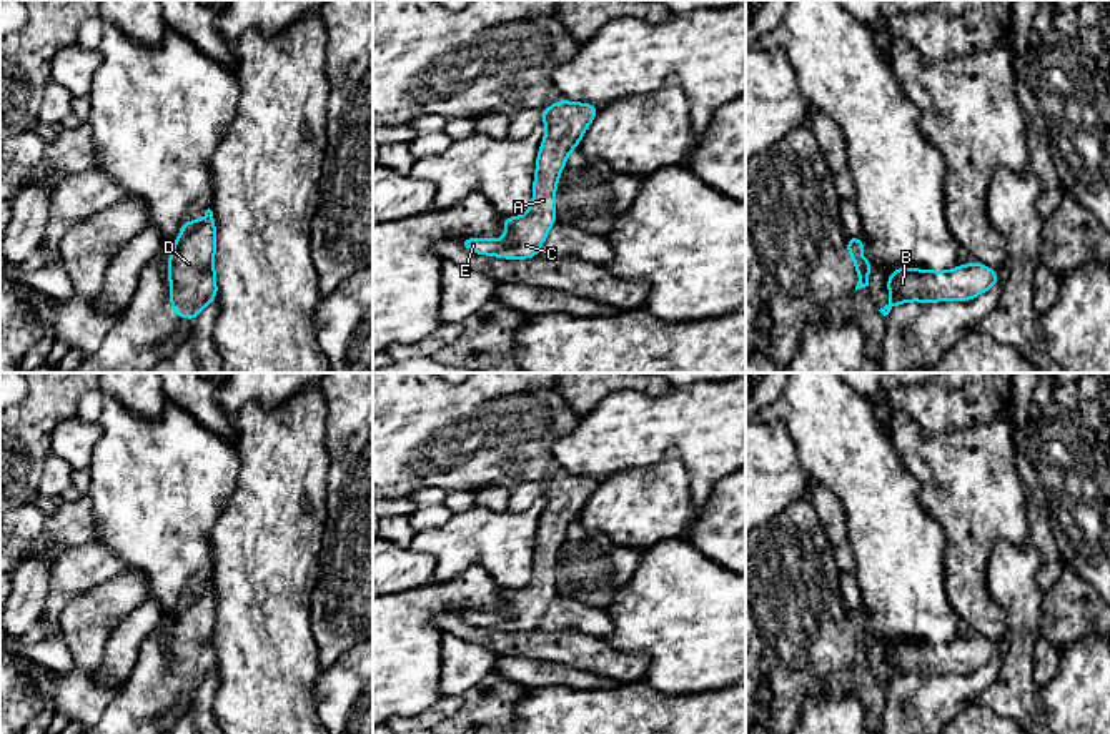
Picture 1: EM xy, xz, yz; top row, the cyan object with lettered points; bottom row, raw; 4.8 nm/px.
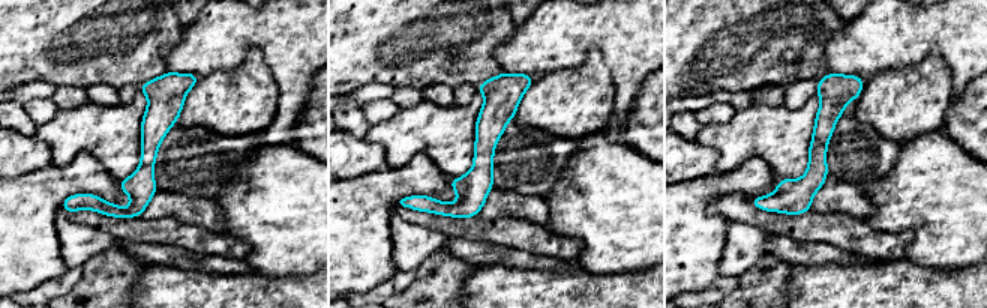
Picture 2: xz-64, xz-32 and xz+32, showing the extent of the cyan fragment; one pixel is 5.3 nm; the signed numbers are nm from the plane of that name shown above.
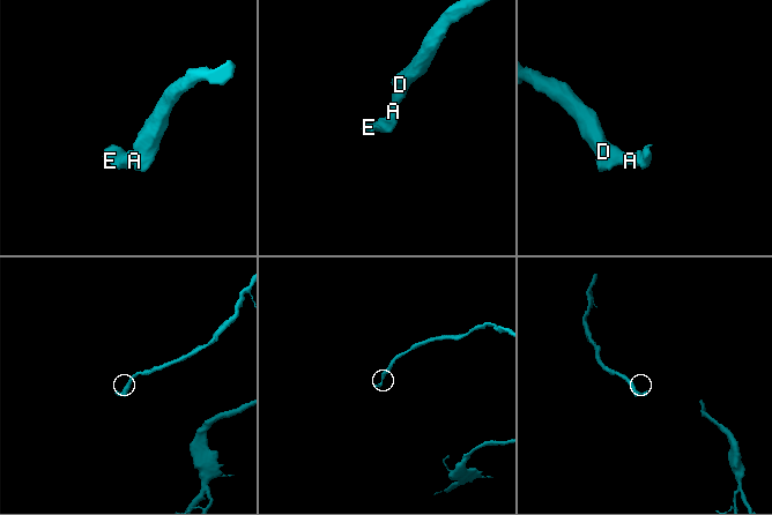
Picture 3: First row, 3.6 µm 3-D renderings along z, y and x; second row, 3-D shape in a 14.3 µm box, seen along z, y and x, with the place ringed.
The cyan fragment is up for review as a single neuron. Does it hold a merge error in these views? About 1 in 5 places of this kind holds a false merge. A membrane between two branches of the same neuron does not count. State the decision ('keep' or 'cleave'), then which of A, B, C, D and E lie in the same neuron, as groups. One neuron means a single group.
keep; A B C D E

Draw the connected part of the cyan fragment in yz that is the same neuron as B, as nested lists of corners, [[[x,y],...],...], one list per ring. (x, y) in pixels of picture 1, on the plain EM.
[[[974,634],[950,644],[895,641],[887,652],[892,672],[879,684],[887,689],[907,674],[970,674],[999,656],[997,644]]]

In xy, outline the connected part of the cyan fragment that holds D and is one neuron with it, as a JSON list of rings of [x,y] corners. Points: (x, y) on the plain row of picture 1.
[[[208,581],[201,594],[183,596],[166,636],[170,677],[176,689],[193,694],[210,674],[216,674],[215,622],[215,589]]]

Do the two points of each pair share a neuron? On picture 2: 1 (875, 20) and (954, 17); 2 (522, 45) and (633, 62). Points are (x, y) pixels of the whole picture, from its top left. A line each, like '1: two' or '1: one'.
1: one
2: one

